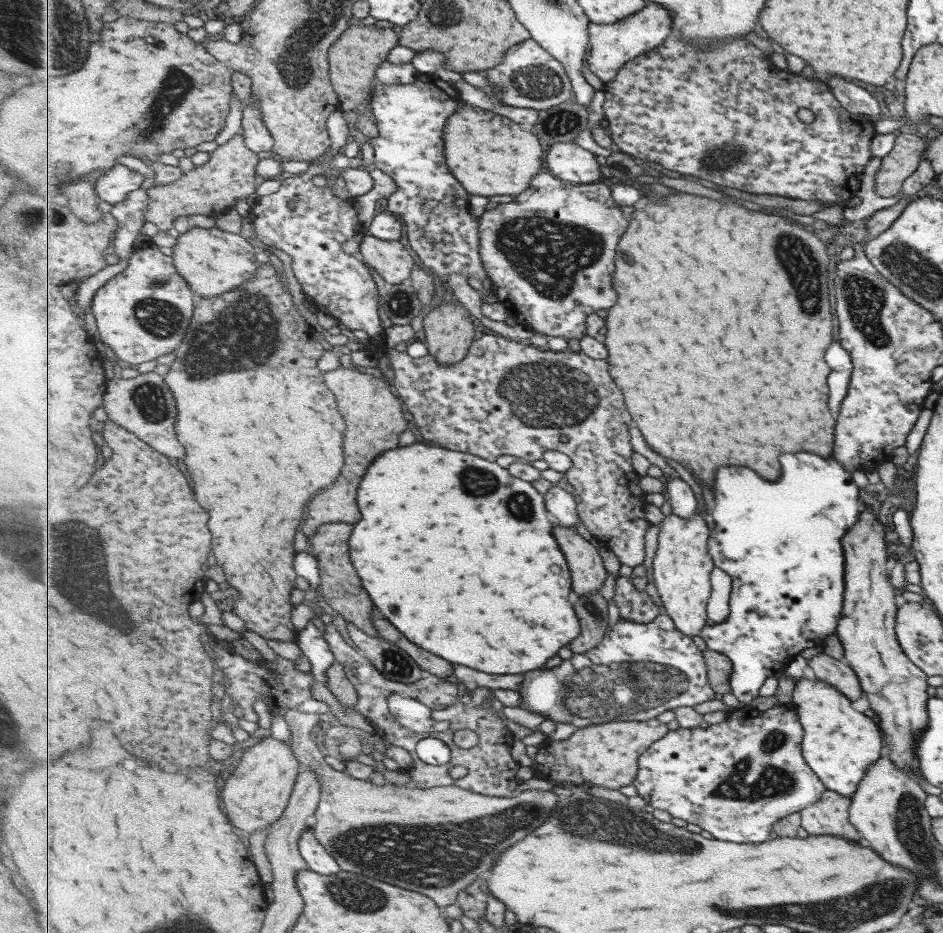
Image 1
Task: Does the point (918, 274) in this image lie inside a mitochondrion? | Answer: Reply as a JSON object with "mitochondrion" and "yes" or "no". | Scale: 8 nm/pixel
{"mitochondrion":"yes"}

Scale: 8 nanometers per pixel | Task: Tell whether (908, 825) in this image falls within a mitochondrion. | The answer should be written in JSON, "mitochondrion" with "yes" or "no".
{"mitochondrion":"yes"}

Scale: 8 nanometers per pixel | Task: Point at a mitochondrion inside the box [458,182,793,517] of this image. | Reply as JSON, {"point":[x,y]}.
{"point":[550,255]}

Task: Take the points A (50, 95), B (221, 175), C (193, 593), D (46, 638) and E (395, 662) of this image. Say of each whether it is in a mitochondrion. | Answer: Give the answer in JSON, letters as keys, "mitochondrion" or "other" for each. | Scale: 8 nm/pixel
{"A":"other","B":"other","C":"other","D":"other","E":"mitochondrion"}

